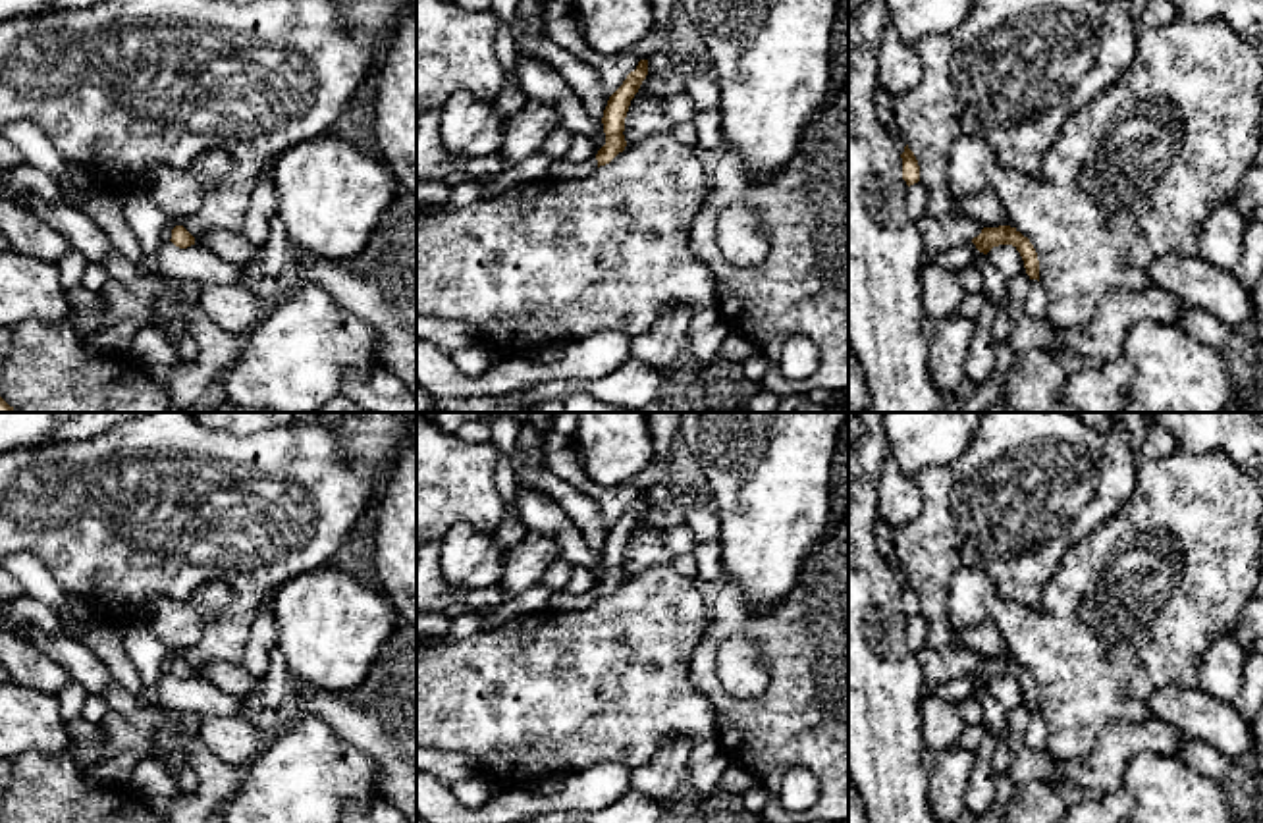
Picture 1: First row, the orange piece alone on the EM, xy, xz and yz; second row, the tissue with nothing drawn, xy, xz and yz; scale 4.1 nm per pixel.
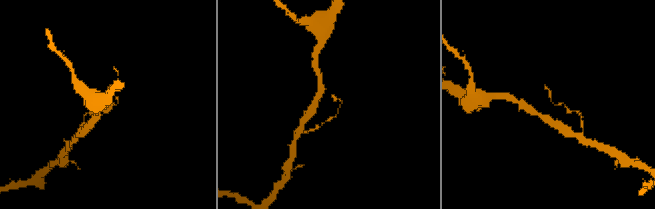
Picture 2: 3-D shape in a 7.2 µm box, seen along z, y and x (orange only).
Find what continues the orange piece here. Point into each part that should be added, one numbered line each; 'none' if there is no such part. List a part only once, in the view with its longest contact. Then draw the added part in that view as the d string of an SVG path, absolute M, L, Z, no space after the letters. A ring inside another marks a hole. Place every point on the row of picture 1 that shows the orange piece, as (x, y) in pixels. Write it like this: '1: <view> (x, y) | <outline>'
none

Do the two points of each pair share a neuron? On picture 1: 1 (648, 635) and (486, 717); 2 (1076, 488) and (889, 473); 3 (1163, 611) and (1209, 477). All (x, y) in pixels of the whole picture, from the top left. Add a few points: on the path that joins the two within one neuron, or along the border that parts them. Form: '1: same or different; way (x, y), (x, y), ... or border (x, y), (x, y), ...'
1: same; way (612, 665), (589, 687), (527, 700)
2: different; border (913, 477), (920, 496), (920, 511), (907, 521)
3: same; way (1163, 579), (1186, 556), (1190, 523), (1202, 509)

